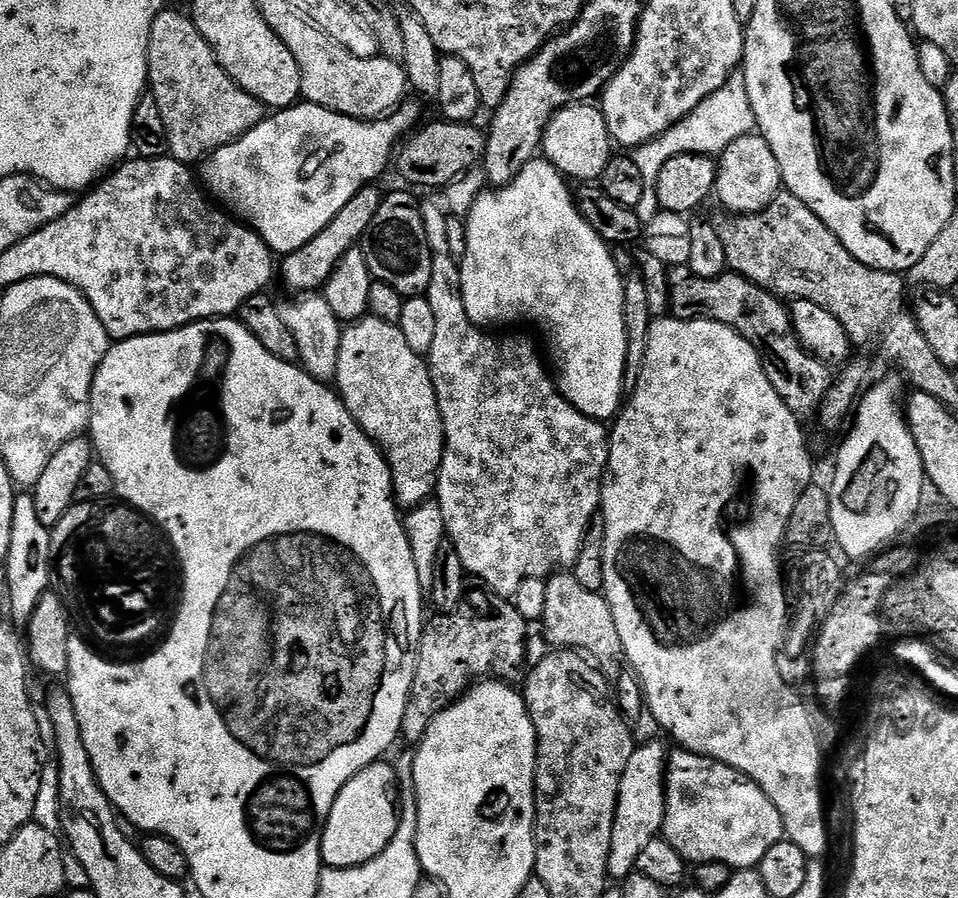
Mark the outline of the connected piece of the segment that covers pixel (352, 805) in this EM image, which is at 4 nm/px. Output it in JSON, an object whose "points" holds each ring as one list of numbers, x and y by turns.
{"points":[[384,763,371,764,354,774,354,778,342,786,338,798,334,798,334,806,322,834,324,868,362,866,388,851,388,844,396,837,402,816,396,809,396,799,400,796,396,772]]}

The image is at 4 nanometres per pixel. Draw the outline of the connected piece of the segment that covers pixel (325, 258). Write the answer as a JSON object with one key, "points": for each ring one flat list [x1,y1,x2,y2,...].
{"points":[[376,186,358,190,358,194,354,194,354,198,350,198,350,202,346,202,346,206,338,210,335,218,318,235,310,238,310,242,306,242,306,246,287,253,281,259,284,260,281,264,279,261,279,279,281,276,285,286,290,291,296,292,292,294,316,294,323,289,325,282,330,278,330,274,334,274,342,257,363,241,366,230,370,222,374,222,374,214,378,214,378,206,382,206,384,198,385,193,379,192]]}

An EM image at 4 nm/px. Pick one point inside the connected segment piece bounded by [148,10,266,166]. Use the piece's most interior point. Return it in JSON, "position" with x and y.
{"position":[203,108]}

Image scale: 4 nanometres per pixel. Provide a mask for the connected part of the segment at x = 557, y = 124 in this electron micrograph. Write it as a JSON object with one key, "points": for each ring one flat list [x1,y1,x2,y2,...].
{"points":[[581,102,558,110,544,131,543,159,550,161,569,181,599,181,602,170,606,170,613,155,612,138,608,135,605,118,595,103]]}

